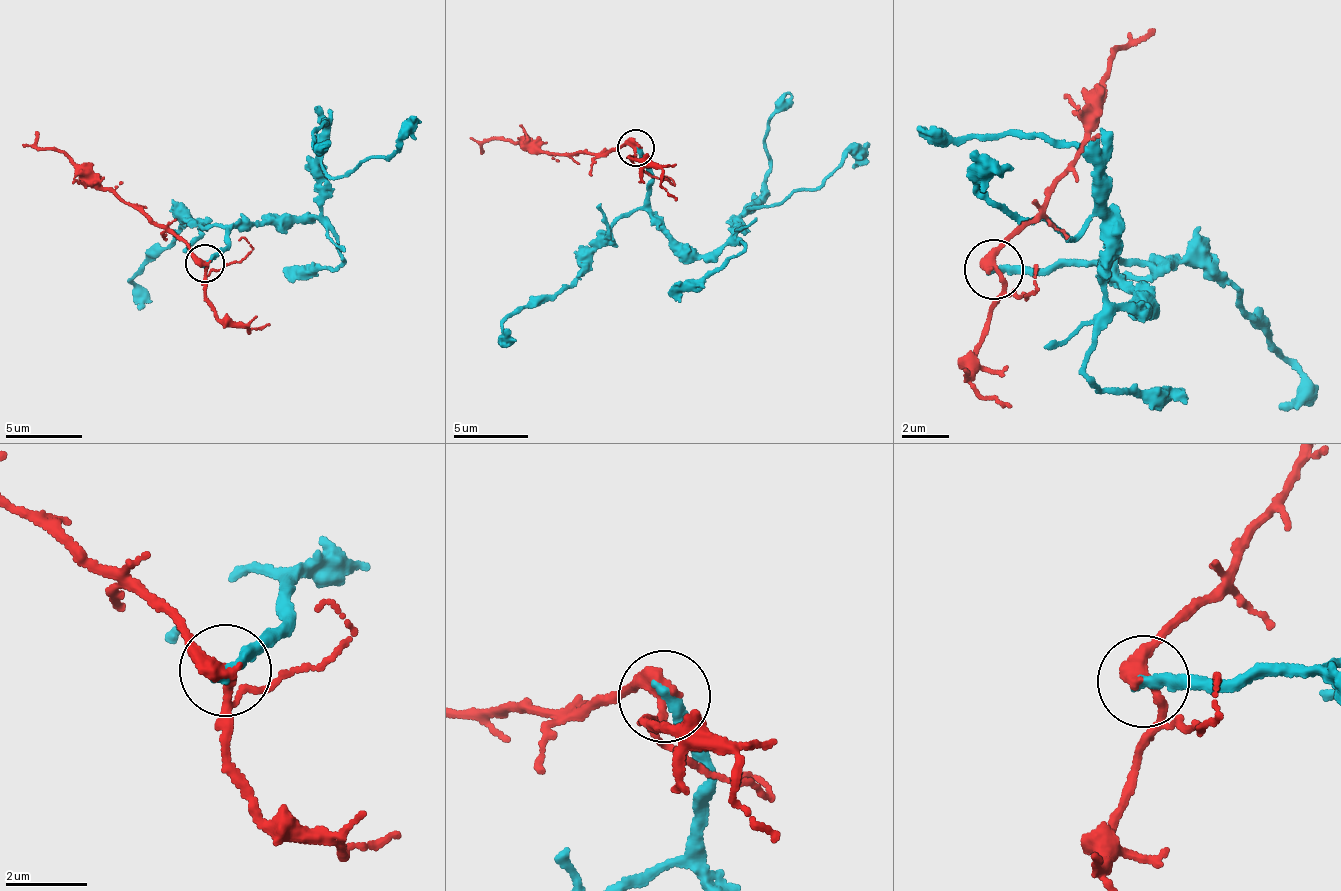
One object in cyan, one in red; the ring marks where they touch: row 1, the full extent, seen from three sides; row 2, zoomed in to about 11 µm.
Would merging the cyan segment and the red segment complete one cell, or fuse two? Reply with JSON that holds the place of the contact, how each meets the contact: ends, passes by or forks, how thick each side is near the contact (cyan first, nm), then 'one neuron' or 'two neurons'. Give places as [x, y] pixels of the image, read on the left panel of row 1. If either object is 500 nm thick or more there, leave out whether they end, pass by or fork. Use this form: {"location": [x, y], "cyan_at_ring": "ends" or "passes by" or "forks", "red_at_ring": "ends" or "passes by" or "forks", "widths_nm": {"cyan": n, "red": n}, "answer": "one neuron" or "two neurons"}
{"location": [205, 263], "cyan_at_ring": "ends", "red_at_ring": "passes by", "widths_nm": {"cyan": 280, "red": 320}, "answer": "two neurons"}

